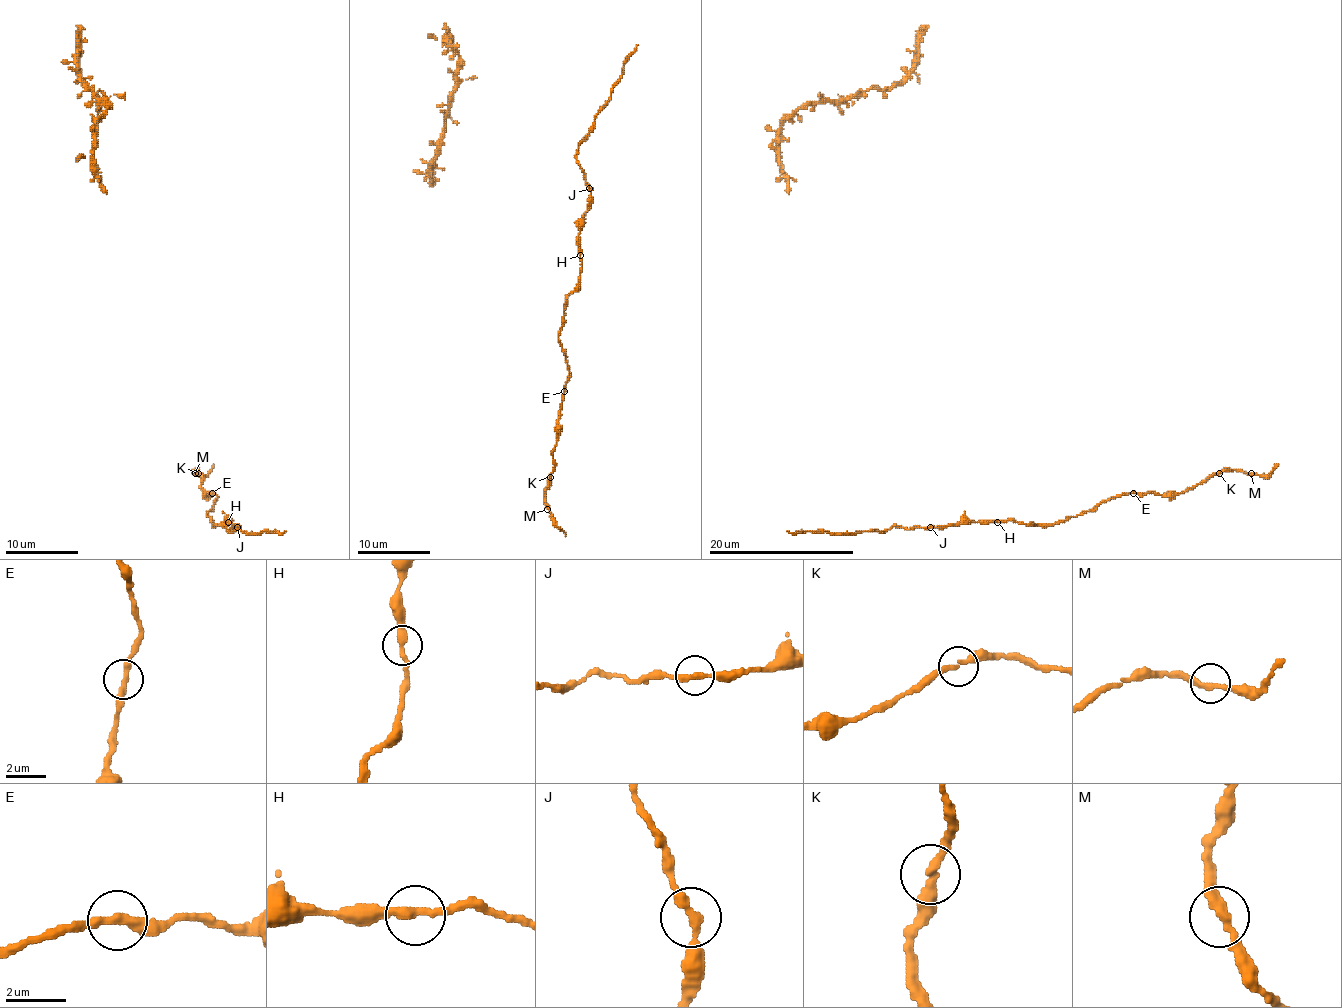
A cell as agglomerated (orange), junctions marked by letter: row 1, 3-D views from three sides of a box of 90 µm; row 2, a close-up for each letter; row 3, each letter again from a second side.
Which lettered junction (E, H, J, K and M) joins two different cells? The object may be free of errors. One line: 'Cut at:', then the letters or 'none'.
Cut at: none

